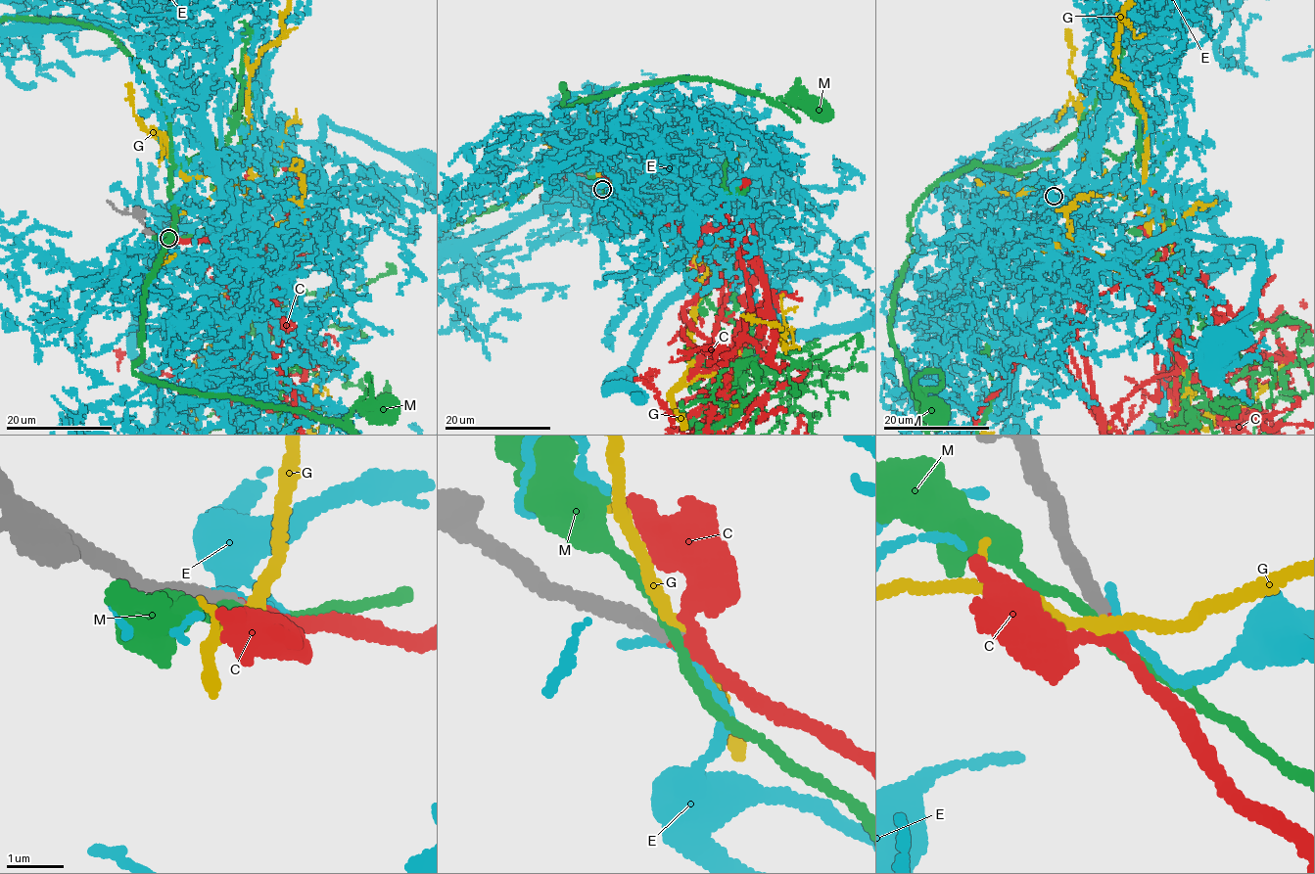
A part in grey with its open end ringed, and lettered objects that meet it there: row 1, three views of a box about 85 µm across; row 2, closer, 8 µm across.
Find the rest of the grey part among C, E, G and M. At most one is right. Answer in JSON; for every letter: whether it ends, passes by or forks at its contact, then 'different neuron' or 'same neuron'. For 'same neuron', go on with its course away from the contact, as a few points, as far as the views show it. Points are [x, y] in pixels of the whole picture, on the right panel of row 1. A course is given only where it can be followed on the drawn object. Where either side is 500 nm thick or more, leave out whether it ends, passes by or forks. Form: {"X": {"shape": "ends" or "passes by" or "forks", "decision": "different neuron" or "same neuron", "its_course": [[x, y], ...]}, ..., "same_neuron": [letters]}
{"C": {"shape": "passes by", "decision": "same neuron"}, "E": {"shape": "ends", "decision": "different neuron"}, "G": {"shape": "passes by", "decision": "different neuron"}, "M": {"shape": "passes by", "decision": "different neuron"}, "same_neuron": ["C"]}

